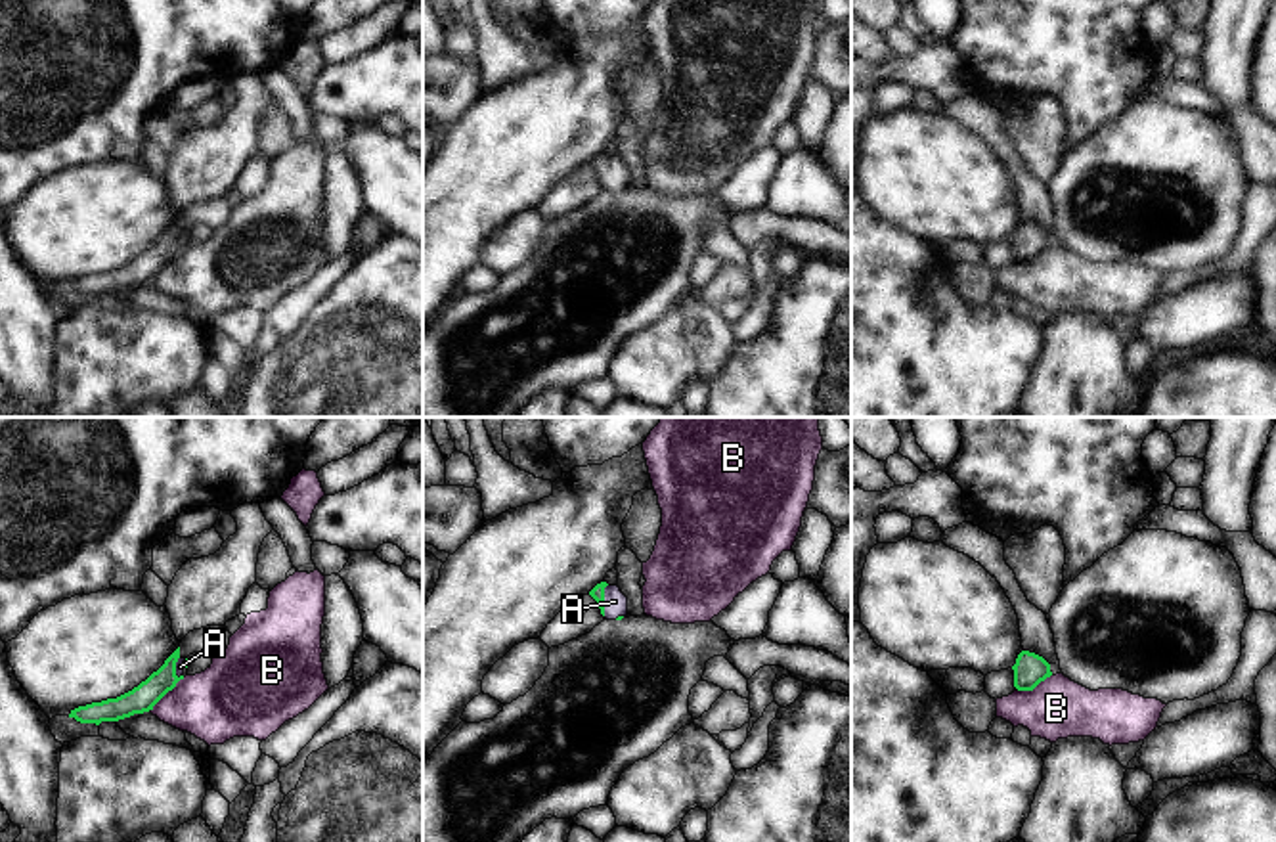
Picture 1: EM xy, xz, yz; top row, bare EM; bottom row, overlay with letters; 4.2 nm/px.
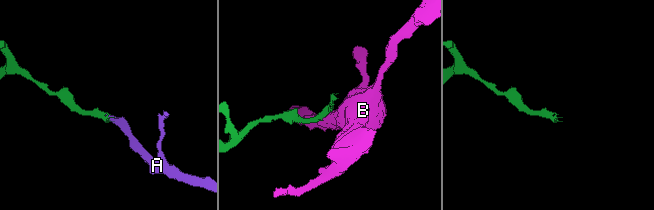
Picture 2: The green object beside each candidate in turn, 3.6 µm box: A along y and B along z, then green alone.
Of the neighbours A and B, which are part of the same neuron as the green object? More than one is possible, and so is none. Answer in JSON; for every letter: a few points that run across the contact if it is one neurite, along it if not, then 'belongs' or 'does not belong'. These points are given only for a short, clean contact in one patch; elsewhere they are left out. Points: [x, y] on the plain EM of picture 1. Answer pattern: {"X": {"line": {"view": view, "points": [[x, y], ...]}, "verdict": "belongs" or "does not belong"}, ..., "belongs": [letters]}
{"A": {"line": {"view": "xz", "points": [[597, 163], [603, 171], [615, 173]]}, "verdict": "belongs"}, "B": {"line": {"view": "xy", "points": [[184, 249], [152, 282]]}, "verdict": "does not belong"}, "belongs": ["A"]}

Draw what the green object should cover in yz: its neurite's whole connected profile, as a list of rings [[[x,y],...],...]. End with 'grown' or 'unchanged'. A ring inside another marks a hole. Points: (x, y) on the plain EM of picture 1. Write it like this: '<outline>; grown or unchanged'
[[[1022,222],[1016,230],[1014,241],[1014,258],[1018,262],[1033,262],[1041,253],[1052,247],[1050,235],[1029,222]]]; unchanged

